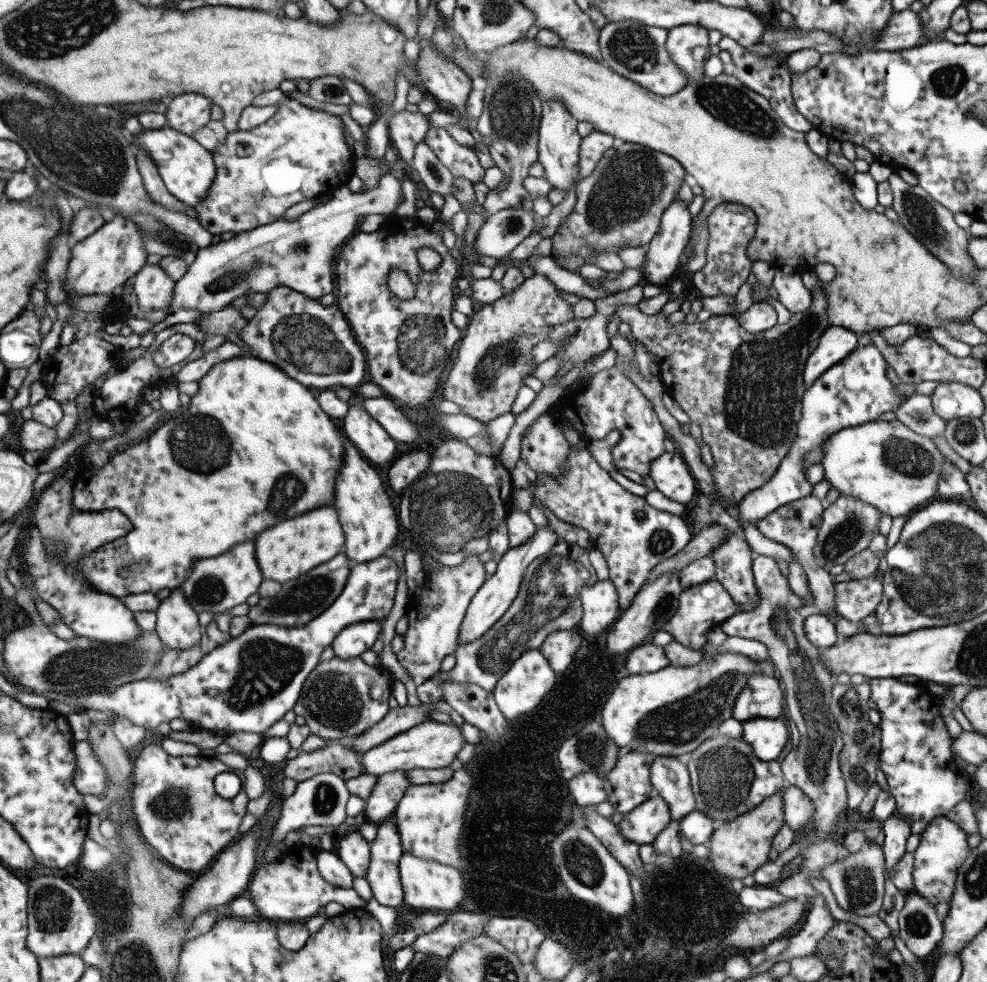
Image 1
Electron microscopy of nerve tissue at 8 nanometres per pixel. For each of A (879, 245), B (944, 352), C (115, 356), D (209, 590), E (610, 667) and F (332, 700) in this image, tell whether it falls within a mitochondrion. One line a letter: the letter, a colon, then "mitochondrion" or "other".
A: mitochondrion
B: other
C: other
D: mitochondrion
E: other
F: mitochondrion

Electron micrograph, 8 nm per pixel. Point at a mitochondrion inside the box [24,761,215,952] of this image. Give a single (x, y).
(53, 909)

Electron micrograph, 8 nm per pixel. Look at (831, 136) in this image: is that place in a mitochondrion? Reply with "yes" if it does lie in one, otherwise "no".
no

